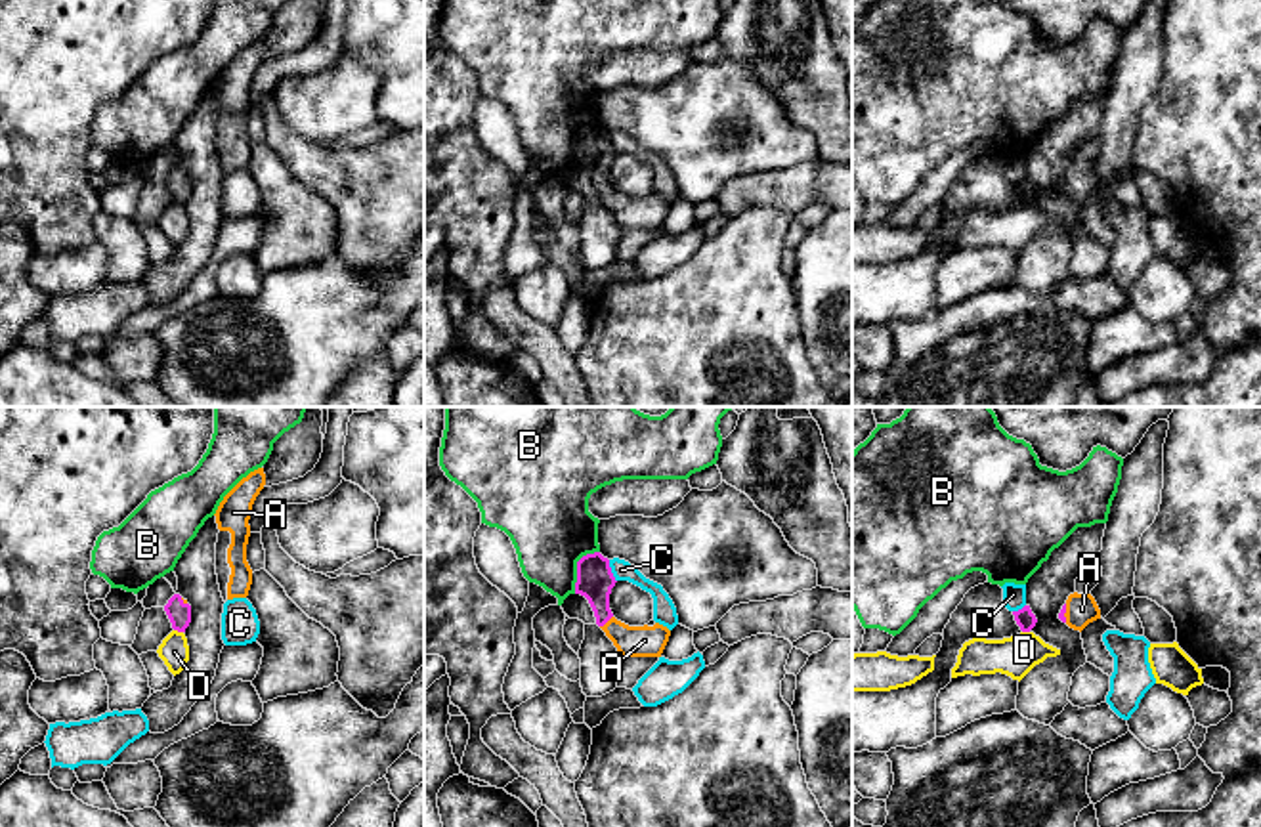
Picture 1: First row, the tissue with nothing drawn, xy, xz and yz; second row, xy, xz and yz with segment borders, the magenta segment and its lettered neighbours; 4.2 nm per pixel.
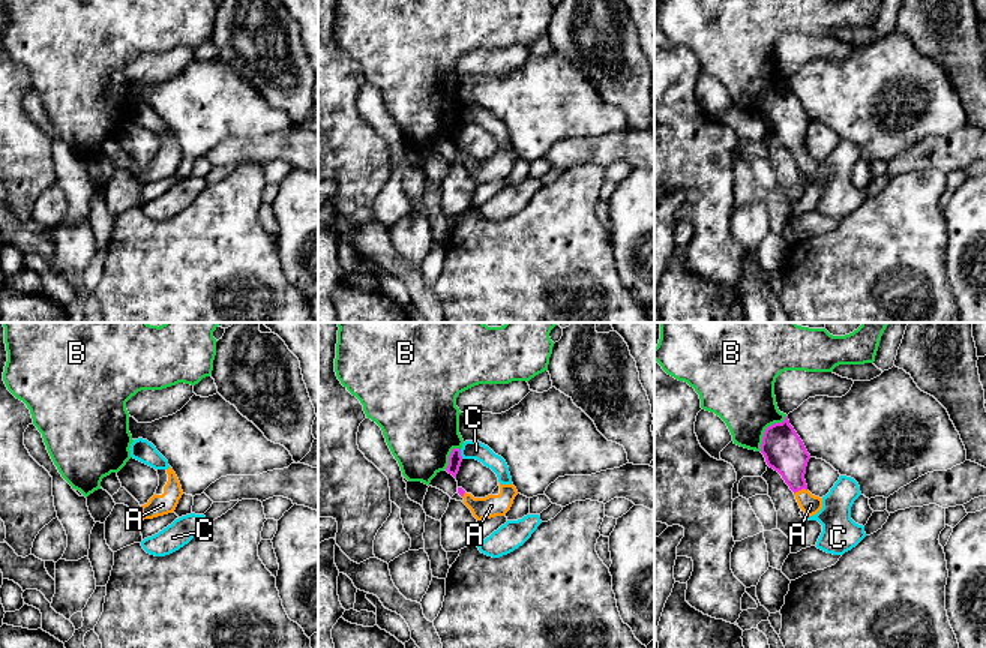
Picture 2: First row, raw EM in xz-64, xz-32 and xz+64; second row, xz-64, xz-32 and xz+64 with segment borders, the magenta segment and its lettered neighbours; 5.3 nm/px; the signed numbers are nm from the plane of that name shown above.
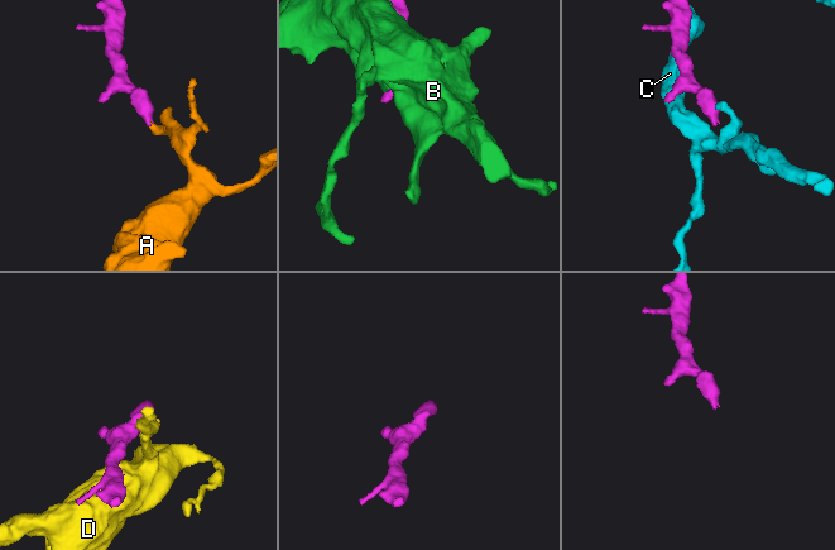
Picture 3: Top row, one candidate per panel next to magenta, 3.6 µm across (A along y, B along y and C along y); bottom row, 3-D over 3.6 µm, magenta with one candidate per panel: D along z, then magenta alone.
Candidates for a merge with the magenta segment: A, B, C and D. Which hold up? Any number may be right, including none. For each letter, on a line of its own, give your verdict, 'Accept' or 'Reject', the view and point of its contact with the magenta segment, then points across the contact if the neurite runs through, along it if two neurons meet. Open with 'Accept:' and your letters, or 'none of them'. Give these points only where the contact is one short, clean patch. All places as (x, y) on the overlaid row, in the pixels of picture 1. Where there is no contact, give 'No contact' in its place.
Accept: A
A: Accept. Touches magenta at xz (606, 621). Path across: xz (595, 579), (606, 621), (625, 638), (644, 640)
B: Reject. Touches magenta at xz (577, 568)
C: Reject. Touches magenta at xz (610, 572). Boundary: xz (608, 560), (616, 581)
D: Reject. Touches magenta at xy (178, 631). Boundary: xy (174, 629), (182, 633)

